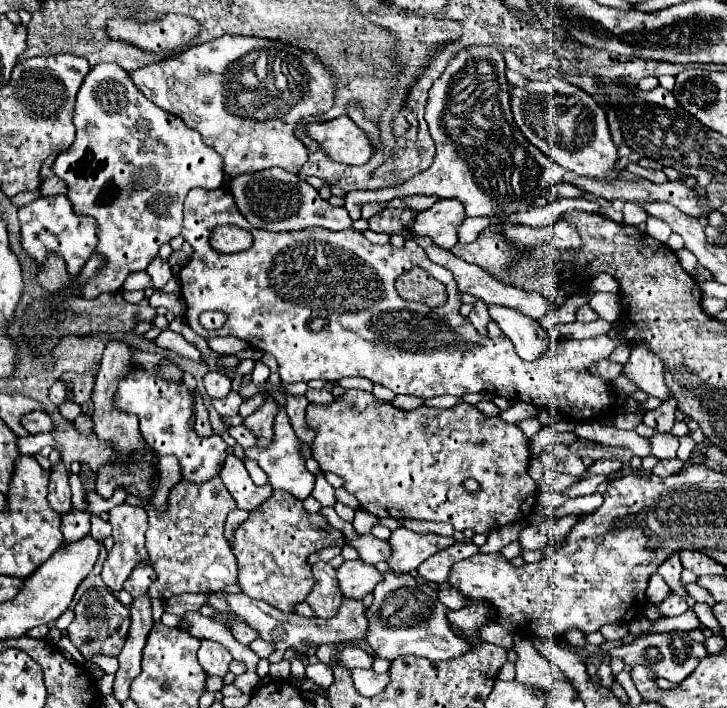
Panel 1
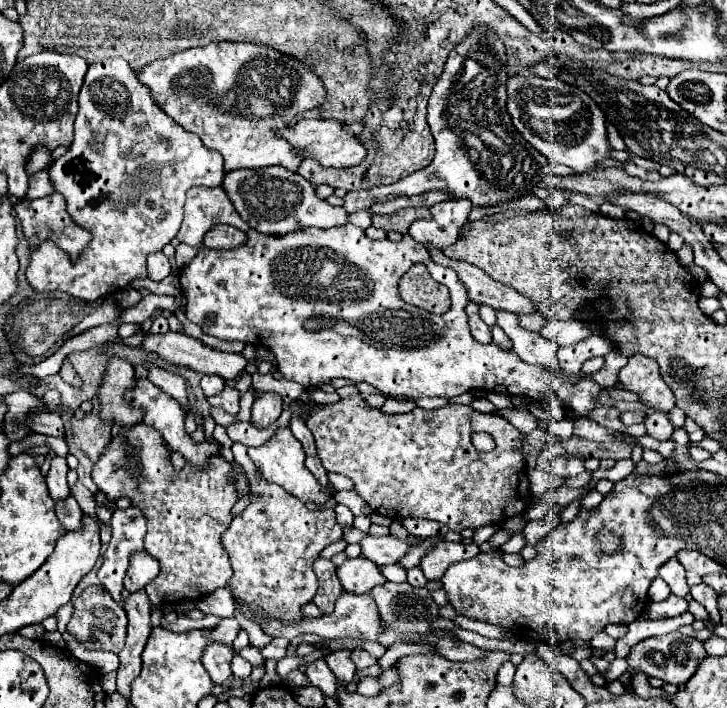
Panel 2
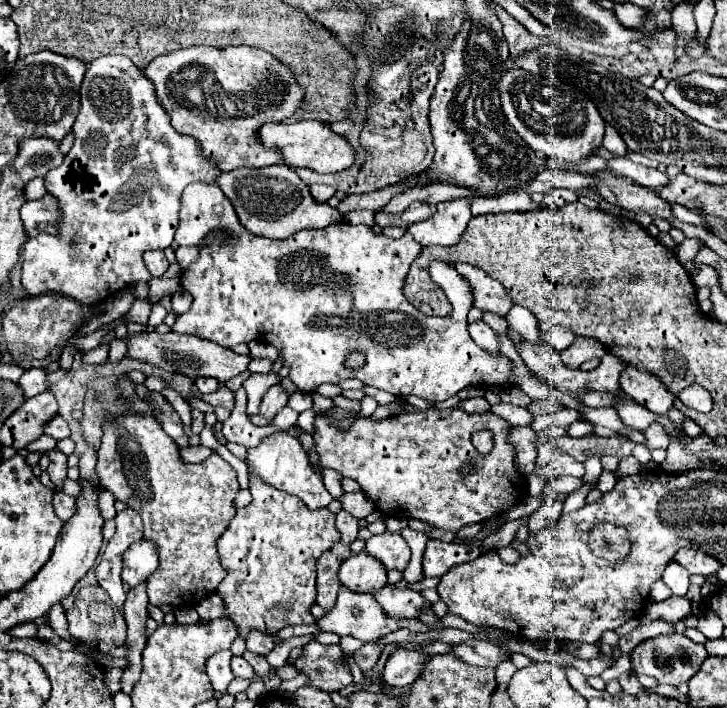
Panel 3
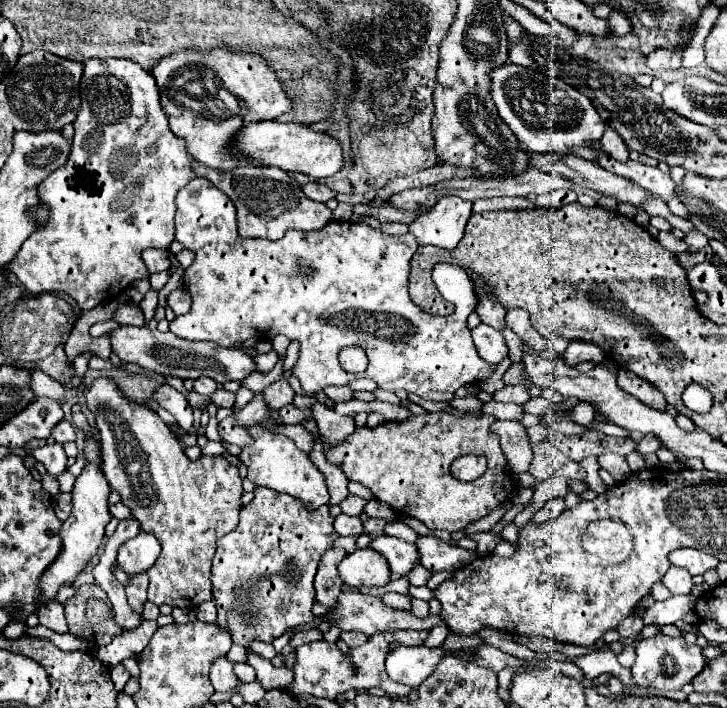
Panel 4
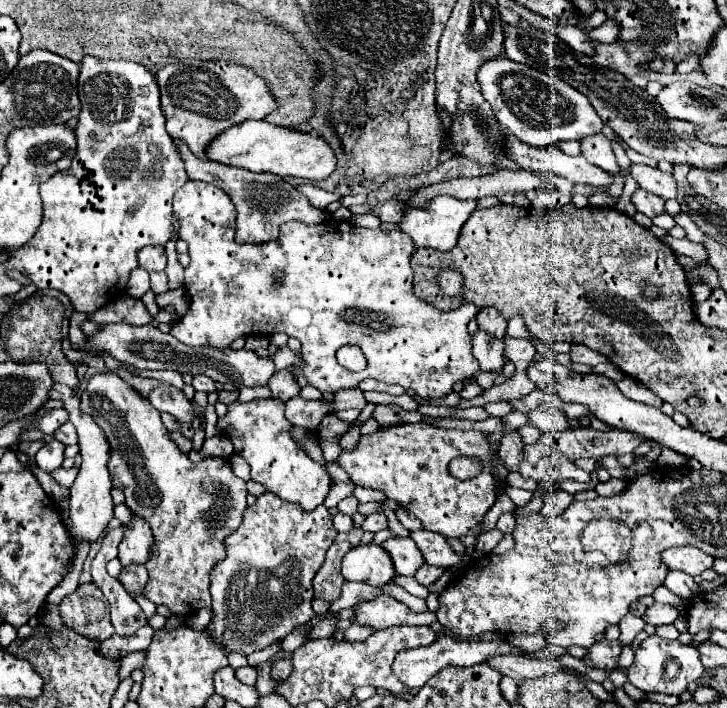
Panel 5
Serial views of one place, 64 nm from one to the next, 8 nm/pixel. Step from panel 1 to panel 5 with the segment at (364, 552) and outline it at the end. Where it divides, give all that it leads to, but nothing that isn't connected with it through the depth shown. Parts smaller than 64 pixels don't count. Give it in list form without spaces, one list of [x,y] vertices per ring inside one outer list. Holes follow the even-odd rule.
[[[388,538],[380,546],[390,554],[394,570],[400,576],[414,576],[414,572],[424,564],[424,558],[412,538]]]

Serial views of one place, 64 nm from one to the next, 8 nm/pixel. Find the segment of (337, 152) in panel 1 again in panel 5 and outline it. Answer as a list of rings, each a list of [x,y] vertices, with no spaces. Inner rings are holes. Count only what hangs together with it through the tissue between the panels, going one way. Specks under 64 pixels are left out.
[[[246,120],[228,132],[222,132],[210,144],[208,156],[220,164],[238,166],[252,172],[274,172],[278,176],[300,176],[308,180],[324,180],[336,170],[336,154],[322,136],[276,126],[266,120]]]

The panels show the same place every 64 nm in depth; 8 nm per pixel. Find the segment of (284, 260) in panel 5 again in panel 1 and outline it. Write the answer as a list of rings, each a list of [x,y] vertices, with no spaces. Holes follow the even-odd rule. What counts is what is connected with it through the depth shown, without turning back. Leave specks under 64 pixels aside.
[[[194,188],[192,192],[188,192],[186,196],[186,202],[184,202],[184,228],[182,228],[182,236],[184,240],[188,240],[194,248],[194,254],[192,258],[188,260],[186,266],[182,266],[178,278],[180,278],[180,286],[182,286],[182,298],[188,306],[186,310],[186,322],[188,326],[202,338],[214,338],[214,336],[234,336],[234,338],[240,338],[244,342],[248,342],[252,348],[256,350],[262,350],[264,354],[270,354],[276,358],[278,366],[280,366],[280,378],[284,384],[296,384],[296,382],[308,382],[308,380],[324,380],[324,382],[334,382],[334,380],[340,380],[344,376],[362,376],[362,378],[368,378],[372,382],[380,382],[388,388],[392,388],[396,394],[412,394],[412,396],[418,396],[418,398],[434,398],[434,396],[442,396],[442,394],[452,394],[452,396],[464,396],[464,394],[478,394],[478,392],[488,392],[488,394],[494,394],[494,396],[502,396],[510,402],[528,402],[536,408],[554,408],[554,412],[560,416],[560,418],[566,418],[566,420],[574,420],[574,422],[580,422],[580,420],[594,420],[596,414],[600,418],[604,416],[610,416],[612,414],[612,406],[616,404],[616,392],[614,392],[614,386],[610,380],[606,380],[604,376],[598,376],[598,374],[592,374],[590,372],[590,366],[598,360],[606,360],[610,358],[612,350],[616,348],[616,344],[608,338],[608,336],[592,336],[592,338],[586,338],[586,340],[550,340],[550,348],[534,362],[526,362],[522,360],[516,350],[514,350],[514,344],[508,336],[500,336],[500,338],[490,338],[490,336],[482,336],[472,324],[468,318],[464,318],[458,308],[460,308],[460,302],[458,302],[458,288],[456,288],[456,280],[452,278],[452,272],[448,272],[446,268],[442,266],[436,266],[434,262],[428,260],[426,252],[418,248],[416,242],[408,240],[406,246],[400,250],[400,248],[394,248],[392,244],[386,244],[386,246],[376,246],[376,244],[370,244],[362,232],[358,232],[356,228],[348,228],[344,232],[332,232],[332,230],[324,230],[324,228],[306,228],[306,230],[296,230],[296,232],[264,232],[260,228],[254,228],[252,224],[248,224],[248,220],[240,214],[240,210],[236,208],[234,200],[232,200],[232,194],[228,194],[226,188],[218,188],[218,190],[204,190],[204,188]],[[220,224],[236,224],[244,230],[248,230],[252,236],[254,236],[254,244],[250,250],[244,250],[244,252],[238,252],[238,254],[222,254],[222,252],[216,252],[212,246],[210,246],[210,234],[216,226]],[[412,268],[424,268],[426,272],[432,272],[432,276],[436,280],[440,280],[444,286],[446,286],[446,292],[448,292],[448,300],[444,306],[440,308],[430,308],[422,302],[408,302],[404,298],[400,298],[400,294],[396,292],[396,278]],[[206,310],[220,310],[220,312],[226,312],[228,314],[228,320],[222,328],[218,330],[208,330],[200,324],[200,314],[206,312]]]

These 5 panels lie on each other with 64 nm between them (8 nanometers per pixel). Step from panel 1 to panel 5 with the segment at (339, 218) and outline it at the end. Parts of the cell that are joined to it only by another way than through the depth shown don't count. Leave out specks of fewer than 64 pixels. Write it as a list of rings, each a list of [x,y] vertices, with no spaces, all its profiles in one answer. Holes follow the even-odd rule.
[[[176,140],[176,144],[180,148],[180,156],[186,164],[186,172],[188,172],[190,180],[202,180],[202,182],[214,184],[232,198],[232,202],[238,210],[236,242],[240,242],[240,244],[244,244],[244,242],[260,244],[260,242],[276,240],[280,236],[280,226],[286,222],[292,222],[292,220],[308,224],[308,226],[316,226],[316,224],[330,220],[330,212],[314,208],[300,190],[296,190],[292,184],[288,184],[286,180],[282,180],[276,174],[270,174],[270,172],[256,174],[256,172],[250,172],[244,168],[224,166],[218,162],[206,162],[206,160],[192,156],[190,148],[182,140]]]

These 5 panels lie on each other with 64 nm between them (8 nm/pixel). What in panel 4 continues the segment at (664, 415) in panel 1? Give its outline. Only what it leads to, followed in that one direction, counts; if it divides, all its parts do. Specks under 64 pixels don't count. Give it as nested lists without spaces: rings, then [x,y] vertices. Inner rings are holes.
[[[646,434],[640,442],[638,442],[638,452],[656,452],[658,448],[662,448],[664,444],[660,442],[660,438],[656,438],[654,434]]]

